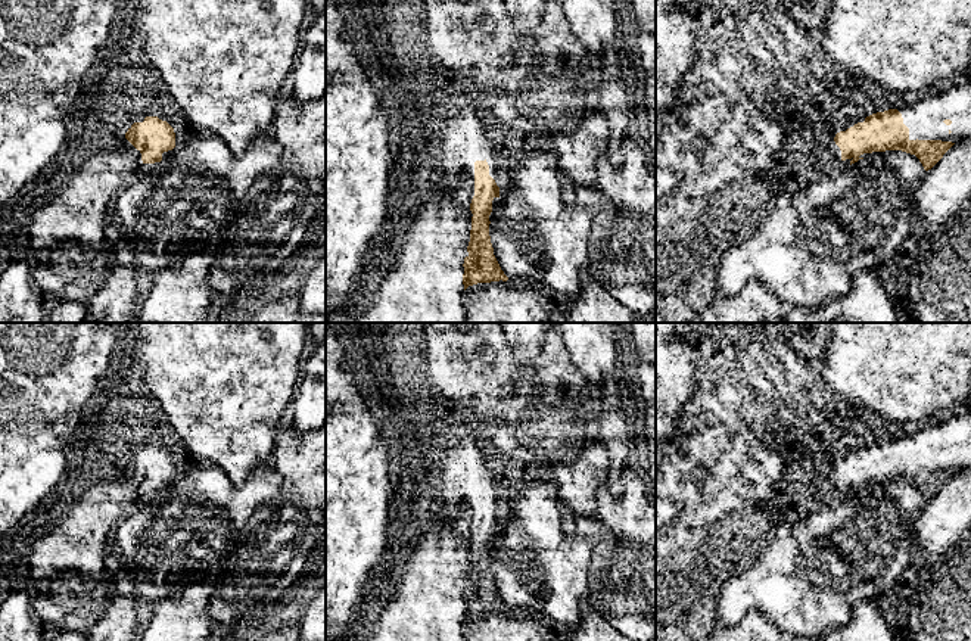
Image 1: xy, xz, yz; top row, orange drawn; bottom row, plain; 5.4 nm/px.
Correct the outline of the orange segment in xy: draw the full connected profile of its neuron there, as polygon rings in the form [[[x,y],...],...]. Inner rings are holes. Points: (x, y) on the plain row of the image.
[[[146,446],[143,452],[134,452],[125,469],[141,483],[143,494],[161,492],[162,483],[175,477],[174,458],[158,446]]]

